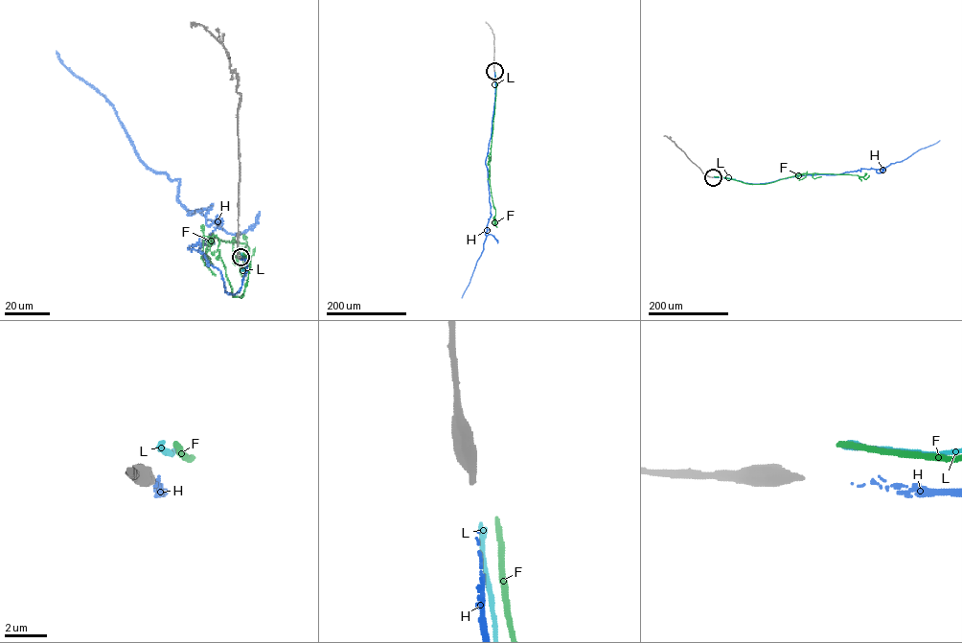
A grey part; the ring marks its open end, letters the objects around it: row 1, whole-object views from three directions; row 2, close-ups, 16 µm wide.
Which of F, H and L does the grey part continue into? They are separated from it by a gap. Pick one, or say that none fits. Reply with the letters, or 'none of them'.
H

